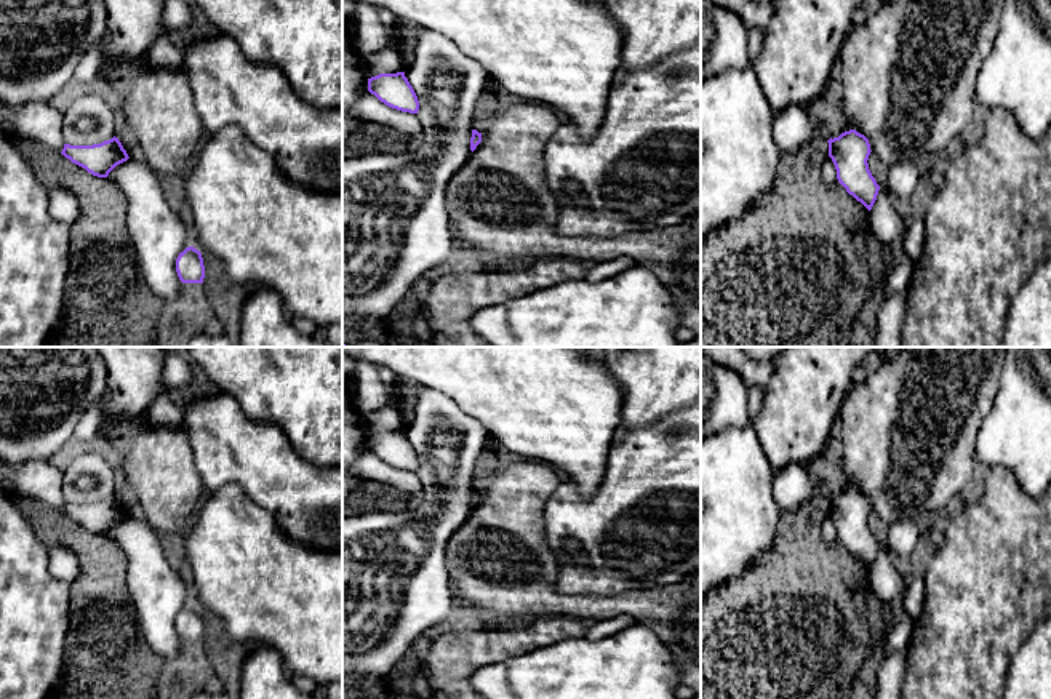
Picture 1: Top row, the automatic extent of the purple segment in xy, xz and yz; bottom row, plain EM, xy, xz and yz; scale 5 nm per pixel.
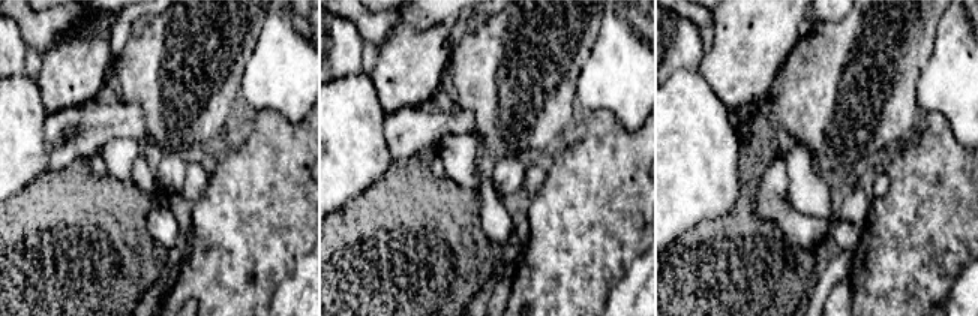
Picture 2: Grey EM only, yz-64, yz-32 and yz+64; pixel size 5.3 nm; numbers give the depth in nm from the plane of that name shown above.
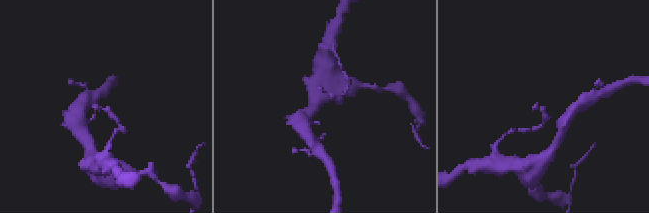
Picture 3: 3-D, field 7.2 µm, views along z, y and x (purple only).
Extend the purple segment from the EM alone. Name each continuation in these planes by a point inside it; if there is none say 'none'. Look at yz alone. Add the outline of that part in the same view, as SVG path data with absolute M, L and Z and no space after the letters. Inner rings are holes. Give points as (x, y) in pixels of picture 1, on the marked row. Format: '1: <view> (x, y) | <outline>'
none

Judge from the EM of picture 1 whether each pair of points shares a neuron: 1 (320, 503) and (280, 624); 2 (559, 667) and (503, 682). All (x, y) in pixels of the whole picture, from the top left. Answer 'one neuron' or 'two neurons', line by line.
1: two neurons
2: one neuron

